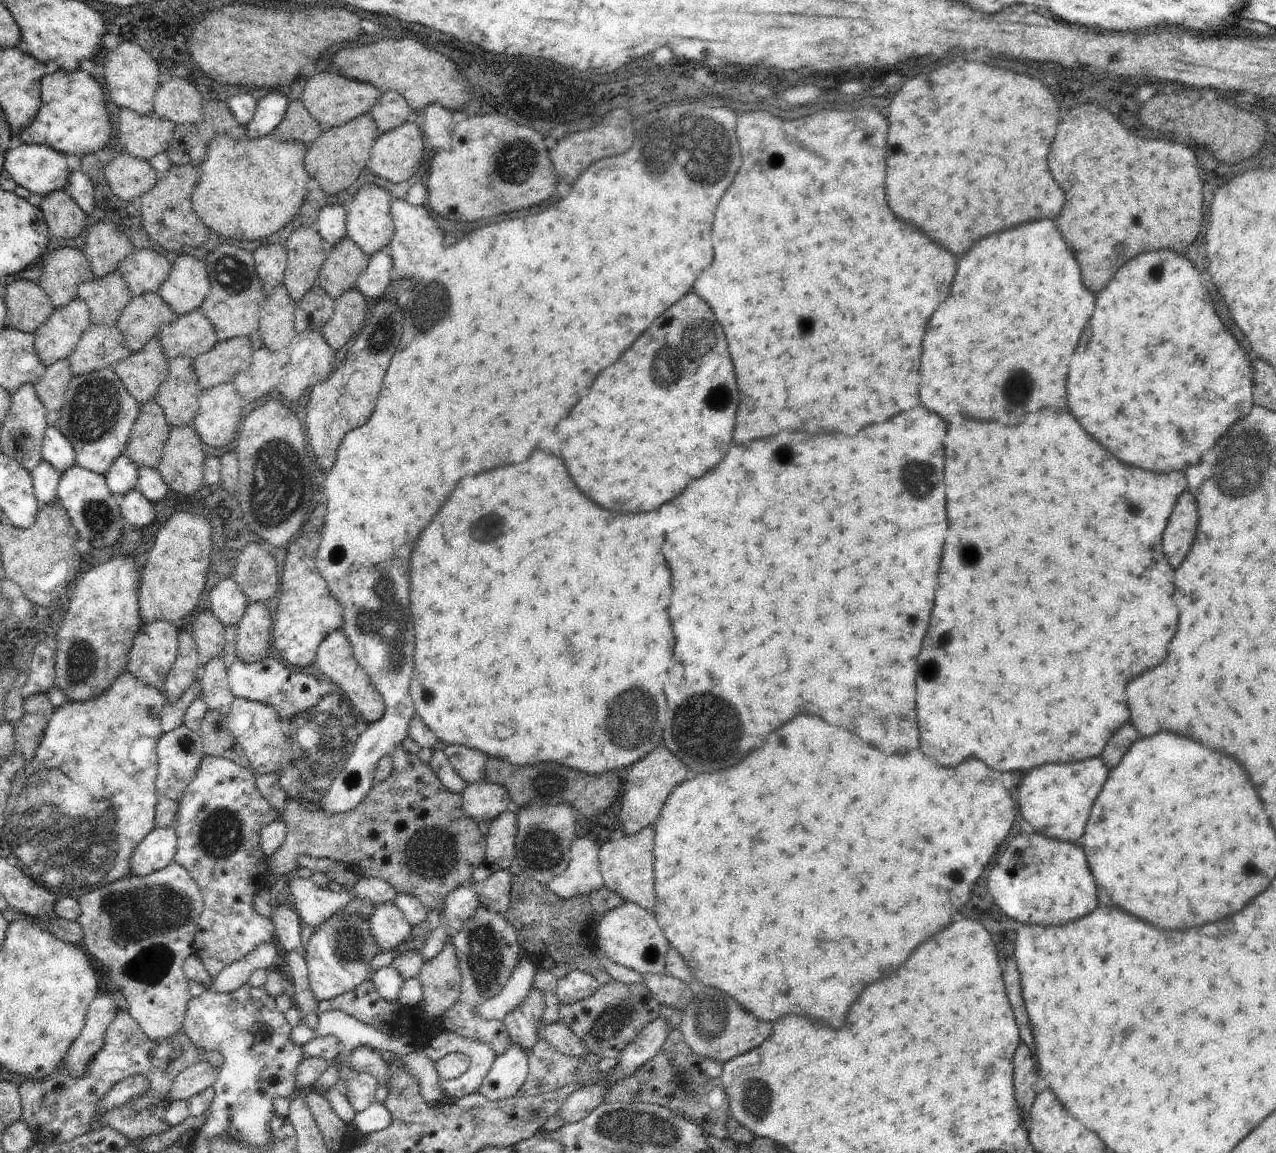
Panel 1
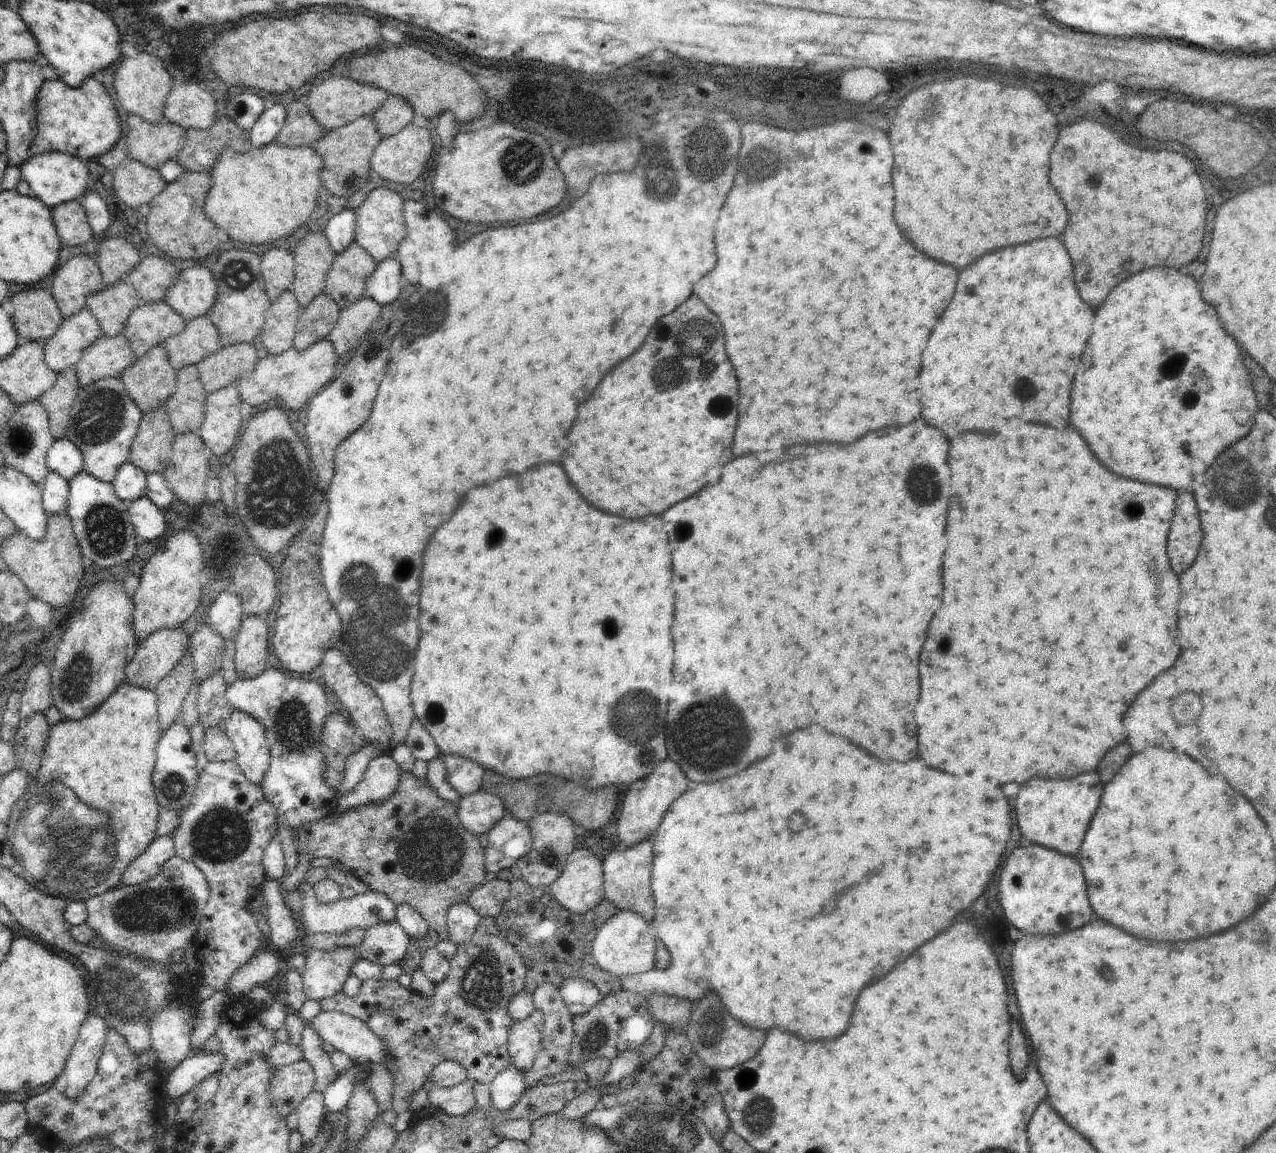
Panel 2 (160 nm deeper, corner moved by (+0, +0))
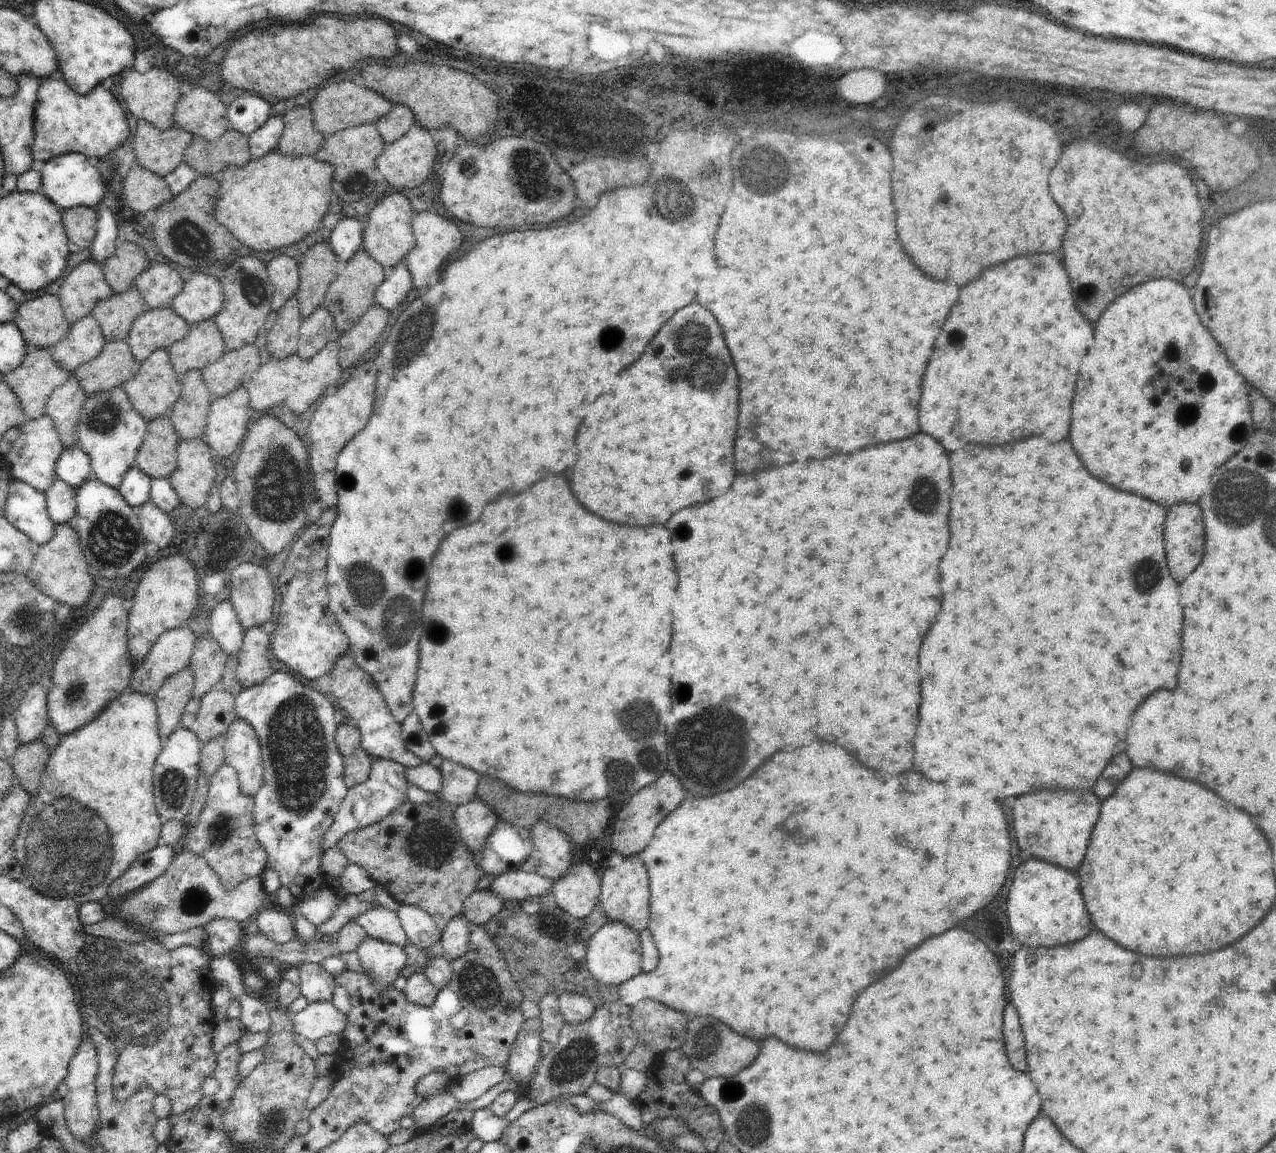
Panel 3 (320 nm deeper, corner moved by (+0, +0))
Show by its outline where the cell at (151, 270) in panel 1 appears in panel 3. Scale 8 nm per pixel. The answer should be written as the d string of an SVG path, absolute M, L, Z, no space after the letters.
M153 261L140 276L134 279L133 285L138 288L150 309L170 306L185 285L182 276L168 263Z

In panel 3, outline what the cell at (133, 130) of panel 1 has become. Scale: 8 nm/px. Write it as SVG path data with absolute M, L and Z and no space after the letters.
M138 119L133 143L136 164L165 178L183 163L186 150L194 139L190 132L186 133L176 125L160 131L143 119Z

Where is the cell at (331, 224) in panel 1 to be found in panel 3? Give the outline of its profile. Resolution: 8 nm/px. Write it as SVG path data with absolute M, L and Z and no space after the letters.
M342 219L329 238L330 247L341 265L347 263L361 248L366 223L361 219Z

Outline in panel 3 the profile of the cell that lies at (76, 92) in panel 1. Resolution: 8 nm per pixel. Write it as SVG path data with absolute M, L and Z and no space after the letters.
M44 79L37 93L33 160L46 163L69 153L79 153L98 161L116 151L126 141L129 126L118 100L100 84L89 94L78 95L64 80Z

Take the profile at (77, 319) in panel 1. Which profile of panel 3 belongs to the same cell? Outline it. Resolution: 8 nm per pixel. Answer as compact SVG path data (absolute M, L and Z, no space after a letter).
M90 314L71 325L66 338L54 347L53 361L72 373L85 362L96 358L105 344L100 325Z

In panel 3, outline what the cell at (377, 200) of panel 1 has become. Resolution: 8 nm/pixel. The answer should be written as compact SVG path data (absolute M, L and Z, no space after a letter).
M397 192L384 195L369 214L362 249L387 271L392 270L416 246L416 237L412 232L412 219L415 215L413 204L407 196Z

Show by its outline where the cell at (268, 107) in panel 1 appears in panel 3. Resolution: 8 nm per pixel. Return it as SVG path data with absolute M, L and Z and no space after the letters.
M271 116L264 123L264 126L256 129L249 136L249 151L252 160L261 159L269 152L276 150L283 133L284 125L282 116Z

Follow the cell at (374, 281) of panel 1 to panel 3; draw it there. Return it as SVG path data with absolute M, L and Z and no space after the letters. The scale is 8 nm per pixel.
M405 262L398 263L388 271L386 280L376 289L375 304L389 310L404 307L409 302L409 292L413 289L413 278Z

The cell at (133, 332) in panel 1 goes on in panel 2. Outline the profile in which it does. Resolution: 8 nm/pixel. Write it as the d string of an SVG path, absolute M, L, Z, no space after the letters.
M165 300L155 303L140 304L128 317L123 335L127 338L133 353L137 358L142 358L149 350L156 345L164 344L167 338L180 334L187 323Z

